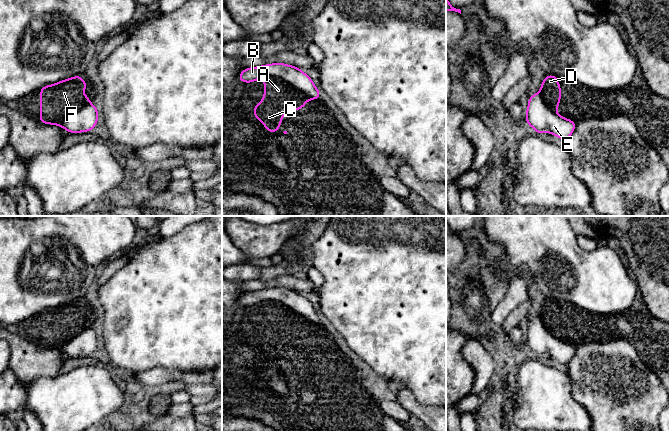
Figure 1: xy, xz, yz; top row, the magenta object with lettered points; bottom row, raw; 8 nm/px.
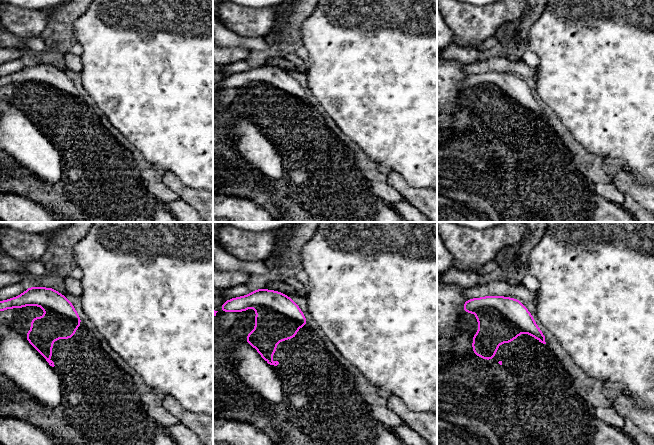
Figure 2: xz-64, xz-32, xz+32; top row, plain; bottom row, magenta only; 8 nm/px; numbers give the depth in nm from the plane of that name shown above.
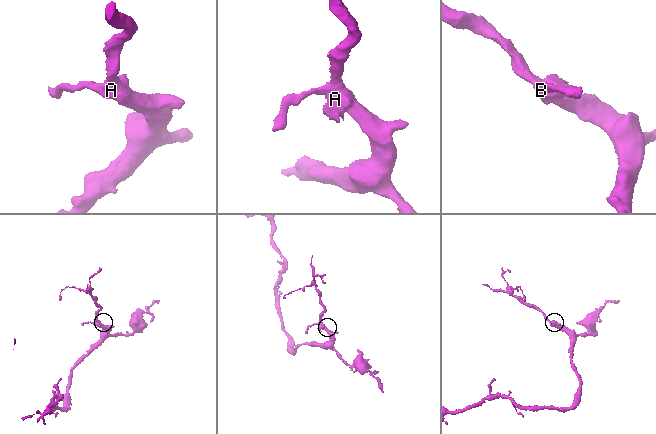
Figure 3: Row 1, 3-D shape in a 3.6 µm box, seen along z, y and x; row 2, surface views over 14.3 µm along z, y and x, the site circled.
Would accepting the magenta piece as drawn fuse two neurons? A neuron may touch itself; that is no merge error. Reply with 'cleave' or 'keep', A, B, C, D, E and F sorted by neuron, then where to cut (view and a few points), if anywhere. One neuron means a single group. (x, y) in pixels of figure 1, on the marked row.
cleave; A C D F / B E; cut in xz along (263, 77), (282, 78), (310, 98)

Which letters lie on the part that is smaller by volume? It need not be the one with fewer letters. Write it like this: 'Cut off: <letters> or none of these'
Cut off: A, C, D, F

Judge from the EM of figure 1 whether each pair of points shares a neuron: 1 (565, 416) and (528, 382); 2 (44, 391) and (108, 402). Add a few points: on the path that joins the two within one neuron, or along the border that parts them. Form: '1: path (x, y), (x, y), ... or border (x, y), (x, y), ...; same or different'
1: path (556, 410), (537, 391); same
2: path (60, 400), (92, 400); same

